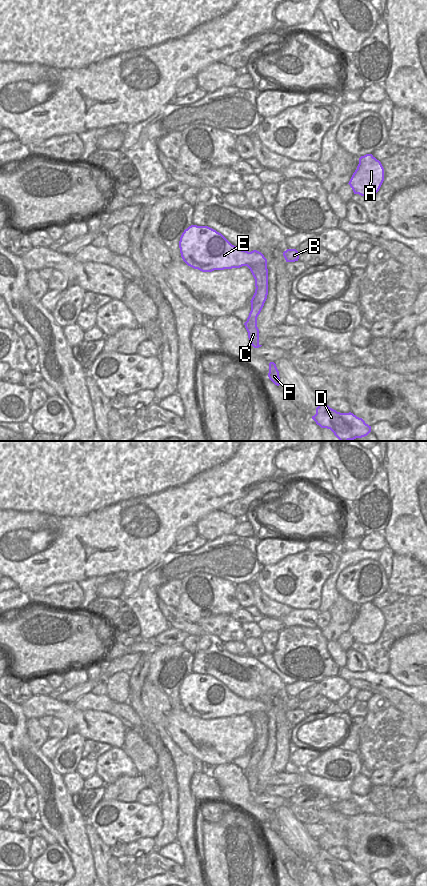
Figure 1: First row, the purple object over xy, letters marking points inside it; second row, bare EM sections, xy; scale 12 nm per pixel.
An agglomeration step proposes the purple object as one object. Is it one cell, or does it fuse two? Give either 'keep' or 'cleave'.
keep

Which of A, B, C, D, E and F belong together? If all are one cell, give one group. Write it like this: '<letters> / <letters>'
A B C D E F

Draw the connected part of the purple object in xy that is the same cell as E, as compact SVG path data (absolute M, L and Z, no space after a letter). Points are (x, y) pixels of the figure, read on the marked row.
M191 225L184 230L179 241L183 261L202 272L247 266L255 279L255 293L251 311L244 323L248 338L254 348L259 348L257 317L268 295L267 259L253 250L248 252L232 245L221 233L208 226Z

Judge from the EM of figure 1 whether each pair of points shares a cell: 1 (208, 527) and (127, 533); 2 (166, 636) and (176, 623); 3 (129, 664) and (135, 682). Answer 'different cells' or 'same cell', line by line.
1: different cells
2: different cells
3: different cells

